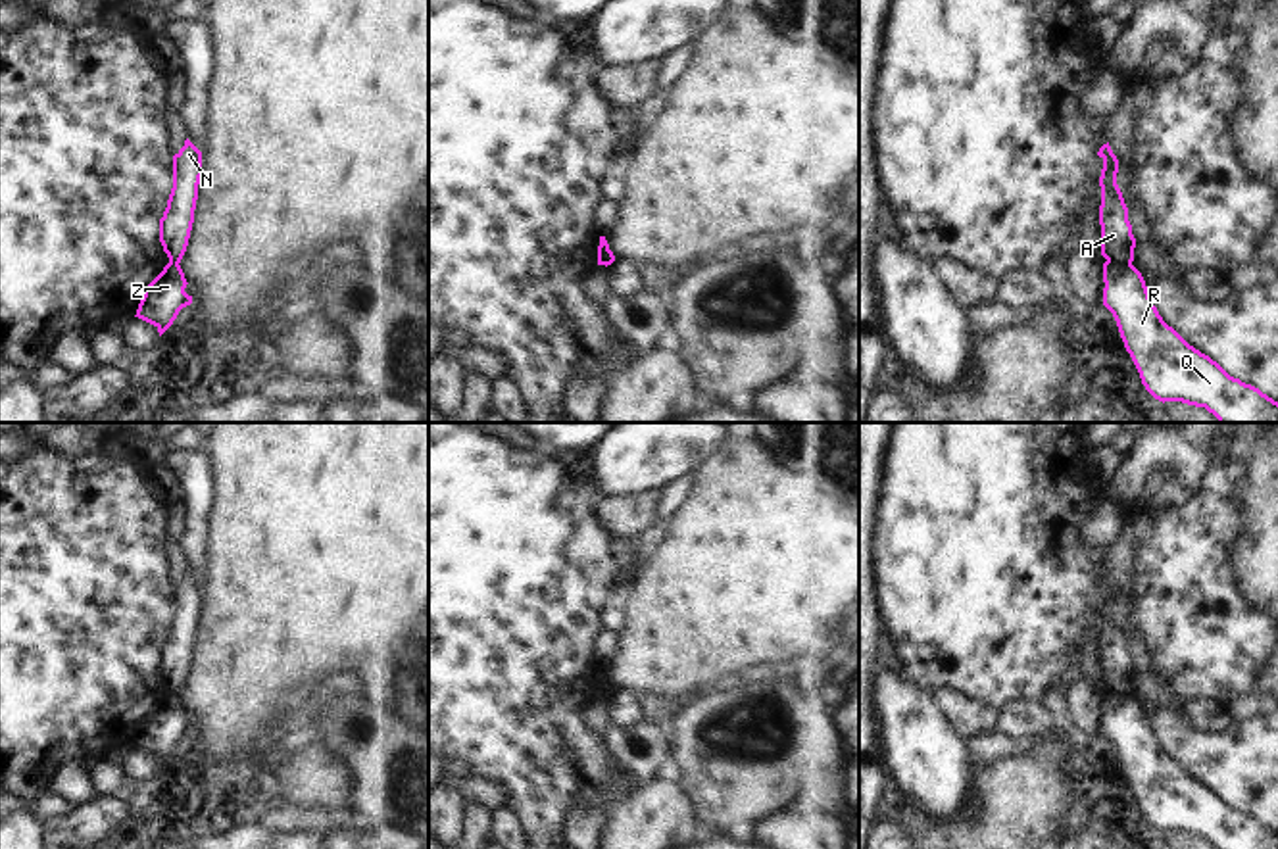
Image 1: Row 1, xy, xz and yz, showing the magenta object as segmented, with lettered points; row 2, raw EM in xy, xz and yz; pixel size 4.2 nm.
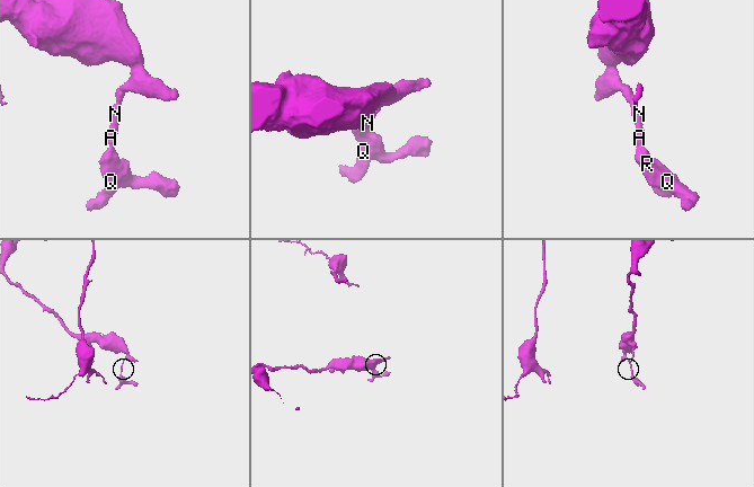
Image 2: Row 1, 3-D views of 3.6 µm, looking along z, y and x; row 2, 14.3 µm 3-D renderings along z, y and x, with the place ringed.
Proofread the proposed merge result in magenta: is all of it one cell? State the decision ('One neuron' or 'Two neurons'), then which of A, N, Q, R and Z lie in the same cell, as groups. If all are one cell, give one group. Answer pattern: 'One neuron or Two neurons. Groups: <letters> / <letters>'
Two neurons. Groups: A N / Q R Z

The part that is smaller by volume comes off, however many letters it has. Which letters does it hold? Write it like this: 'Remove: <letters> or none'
Remove: Q, R, Z

